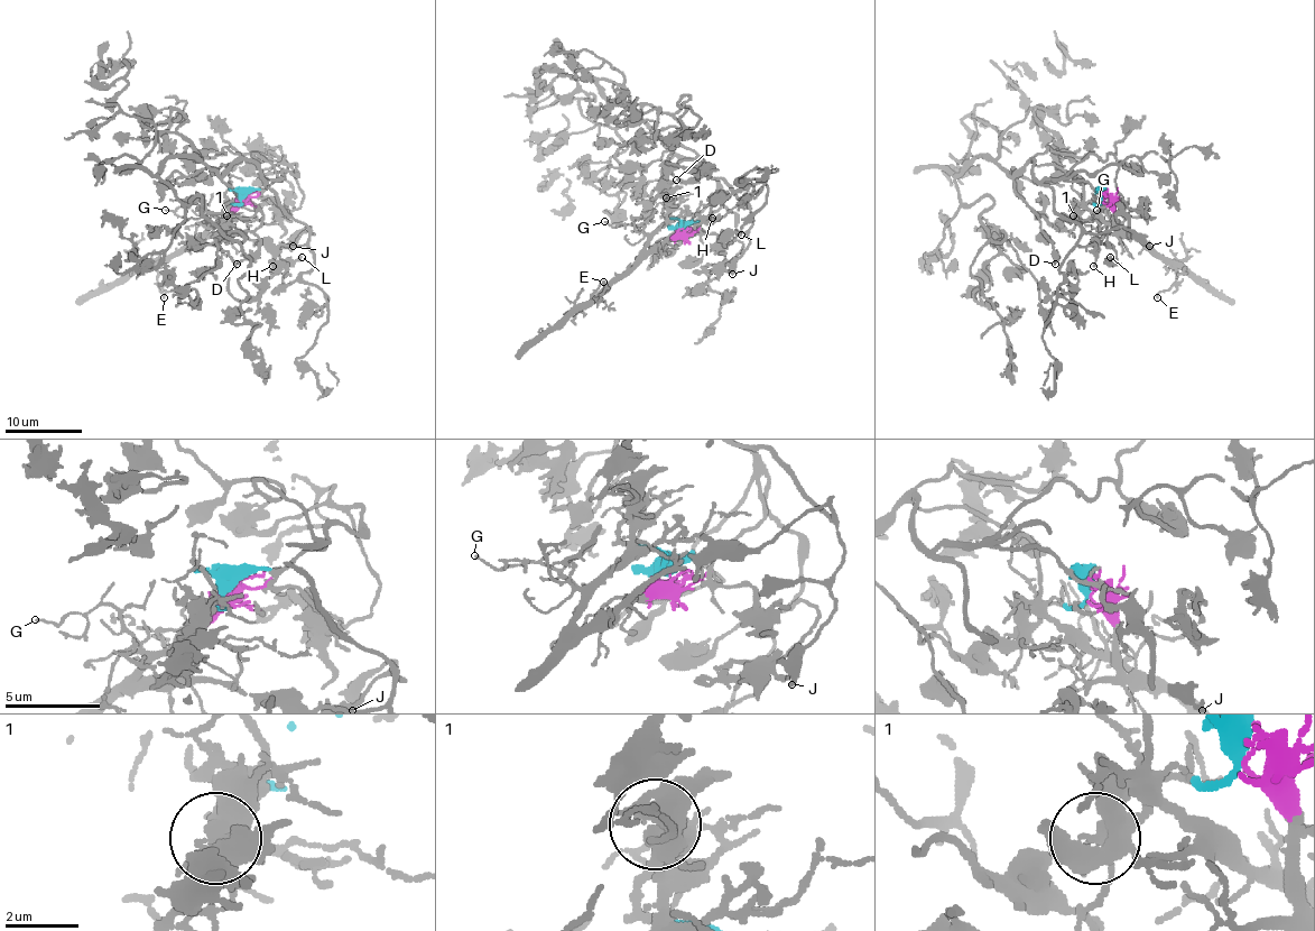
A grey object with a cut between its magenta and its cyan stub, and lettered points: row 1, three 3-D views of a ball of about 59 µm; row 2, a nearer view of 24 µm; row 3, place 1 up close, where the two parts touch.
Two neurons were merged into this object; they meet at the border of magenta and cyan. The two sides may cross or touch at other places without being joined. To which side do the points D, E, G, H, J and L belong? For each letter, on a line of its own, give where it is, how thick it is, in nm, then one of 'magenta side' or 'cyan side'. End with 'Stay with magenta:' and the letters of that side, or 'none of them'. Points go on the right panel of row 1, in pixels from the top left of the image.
D: place (1055, 264); calibre 190 nm; cyan side
E: place (1157, 297); calibre 160 nm; magenta side
G: place (1096, 210); calibre 120 nm; magenta side
H: place (1093, 266); calibre 100 nm; cyan side
J: place (1149, 246); calibre 340 nm; cyan side
L: place (1110, 257); calibre 190 nm; cyan side
Stay with magenta: E, G

